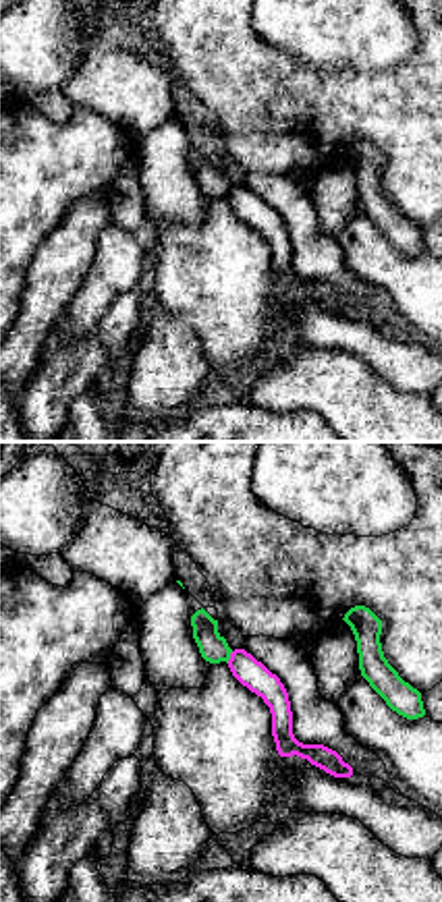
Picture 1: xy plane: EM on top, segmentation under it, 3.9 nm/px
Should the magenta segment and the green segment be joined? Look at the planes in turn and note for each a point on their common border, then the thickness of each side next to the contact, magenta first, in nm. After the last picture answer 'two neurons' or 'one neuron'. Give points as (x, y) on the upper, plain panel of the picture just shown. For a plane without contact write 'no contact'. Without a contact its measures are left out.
meets magenta at (231, 193); 110 nm thick on the magenta side, 110 nm on the other

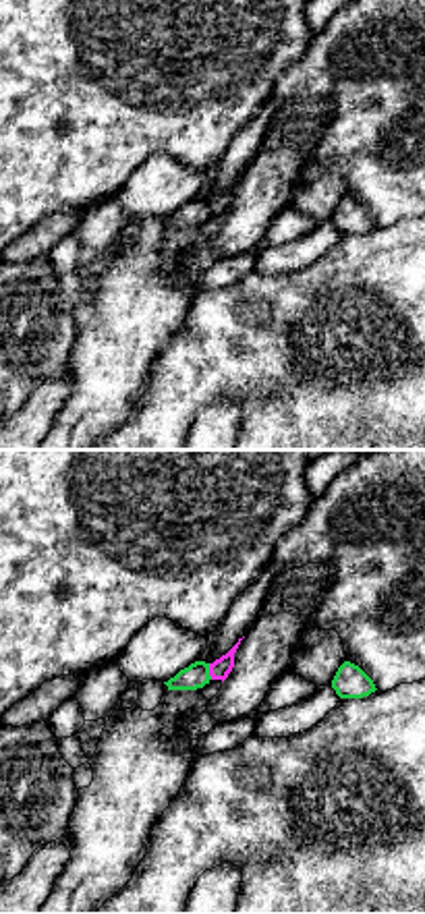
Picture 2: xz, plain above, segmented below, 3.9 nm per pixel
meets magenta at (210, 208); 80 nm thick on the magenta side, 100 nm on the other

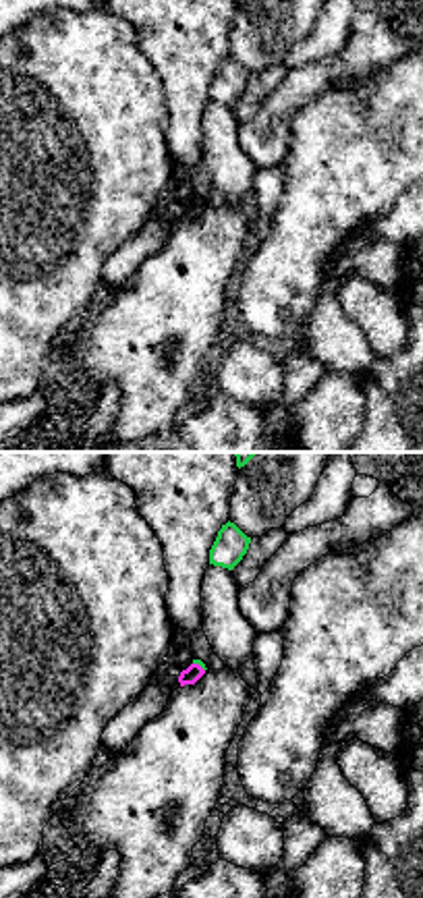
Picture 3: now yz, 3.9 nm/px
meets magenta at (200, 202); 70 nm thick on the magenta side, 20 nm on the other

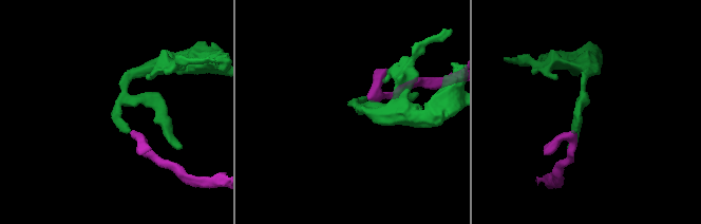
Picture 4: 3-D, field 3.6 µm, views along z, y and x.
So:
two neurons

